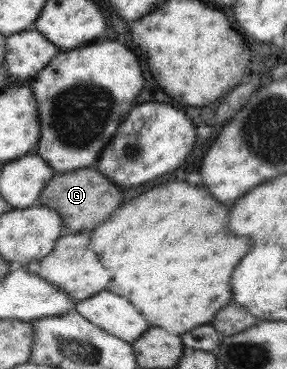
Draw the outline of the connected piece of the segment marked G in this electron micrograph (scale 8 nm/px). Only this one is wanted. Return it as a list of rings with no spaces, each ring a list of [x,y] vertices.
[[[87,166],[70,172],[55,173],[38,194],[36,204],[55,210],[61,224],[66,227],[66,234],[74,234],[78,230],[92,230],[96,222],[102,222],[120,206],[120,190],[100,175],[94,167]]]

